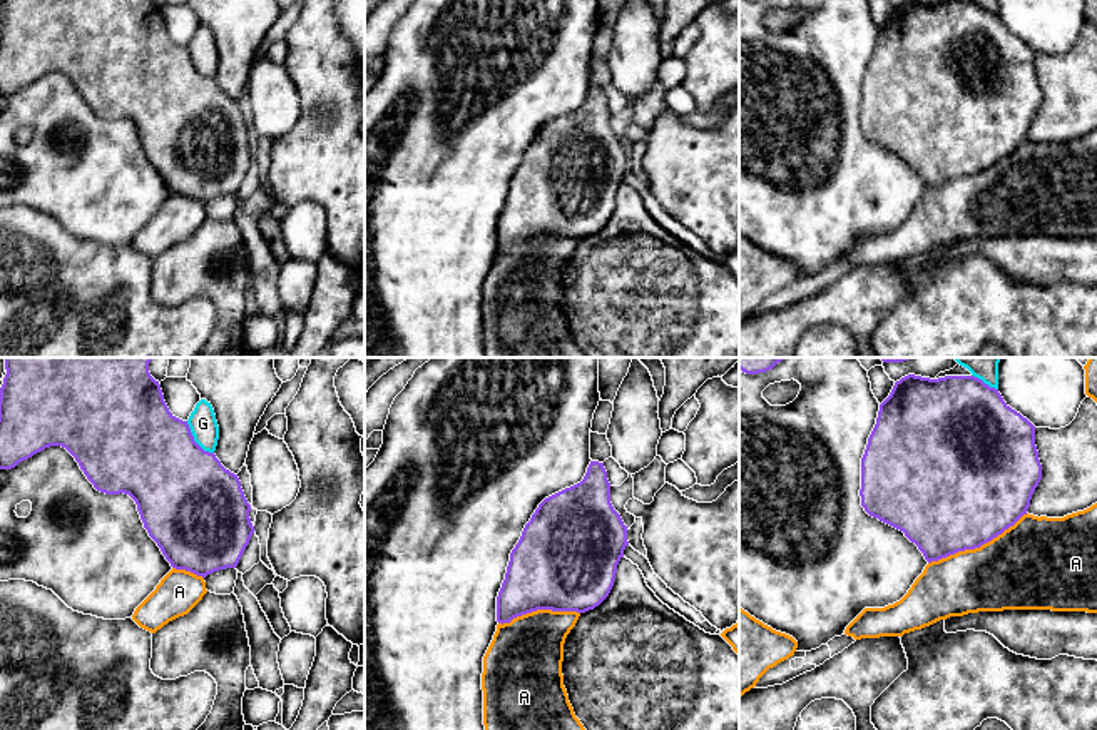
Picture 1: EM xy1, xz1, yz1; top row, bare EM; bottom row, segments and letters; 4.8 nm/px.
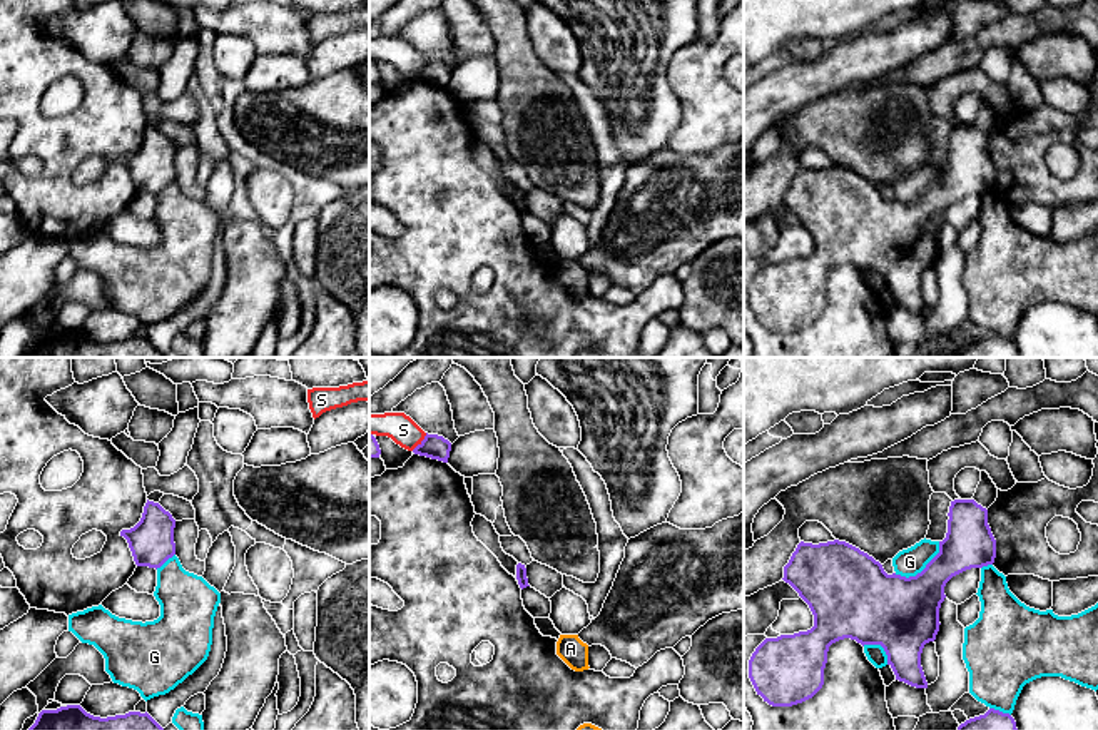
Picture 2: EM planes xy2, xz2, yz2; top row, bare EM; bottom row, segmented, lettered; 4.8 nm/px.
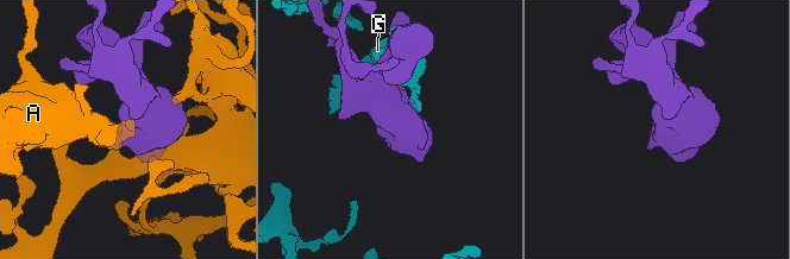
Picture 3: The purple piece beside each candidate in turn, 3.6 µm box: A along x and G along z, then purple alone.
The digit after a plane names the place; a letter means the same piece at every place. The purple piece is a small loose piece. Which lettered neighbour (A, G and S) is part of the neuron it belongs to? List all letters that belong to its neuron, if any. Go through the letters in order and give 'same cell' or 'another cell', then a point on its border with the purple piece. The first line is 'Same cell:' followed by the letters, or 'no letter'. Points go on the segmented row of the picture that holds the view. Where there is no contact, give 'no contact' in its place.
Same cell: A
A: same cell; contact yz1 (977, 547)
G: another cell; contact yz2 (923, 570)
S: another cell; contact xz2 (421, 441)

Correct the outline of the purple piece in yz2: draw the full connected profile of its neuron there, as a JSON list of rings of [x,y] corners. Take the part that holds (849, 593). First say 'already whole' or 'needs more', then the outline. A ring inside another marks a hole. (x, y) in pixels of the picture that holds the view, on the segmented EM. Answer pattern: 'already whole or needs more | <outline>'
already whole | [[[954,499],[948,516],[939,553],[909,578],[887,575],[879,561],[846,541],[801,541],[782,580],[809,605],[814,626],[765,638],[755,648],[749,678],[757,695],[772,707],[812,698],[824,685],[829,646],[844,638],[881,645],[896,680],[928,688],[921,653],[939,631],[946,583],[996,558],[986,508]]]

